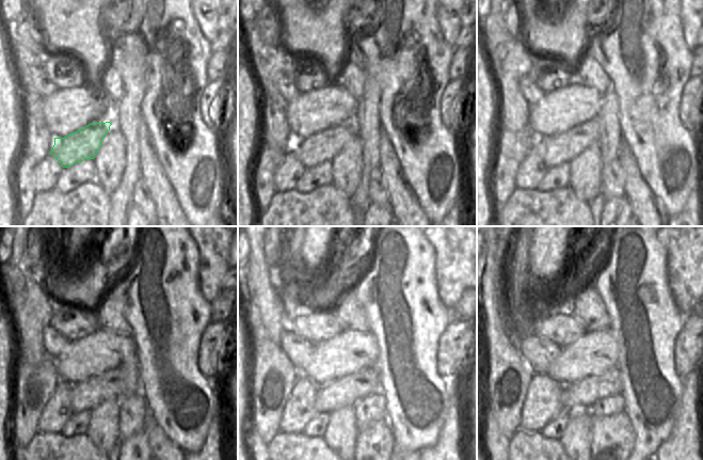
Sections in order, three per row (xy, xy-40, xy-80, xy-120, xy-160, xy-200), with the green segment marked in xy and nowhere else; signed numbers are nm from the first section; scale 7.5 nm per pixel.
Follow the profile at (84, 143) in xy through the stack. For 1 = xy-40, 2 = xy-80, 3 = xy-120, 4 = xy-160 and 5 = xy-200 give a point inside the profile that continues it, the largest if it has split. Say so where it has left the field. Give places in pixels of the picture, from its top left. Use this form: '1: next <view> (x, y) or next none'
1: next xy-40 (323, 146)
2: next xy-80 (561, 147)
3: next xy-120 (85, 396)
4: next xy-160 (347, 391)
5: next xy-200 (580, 396)

